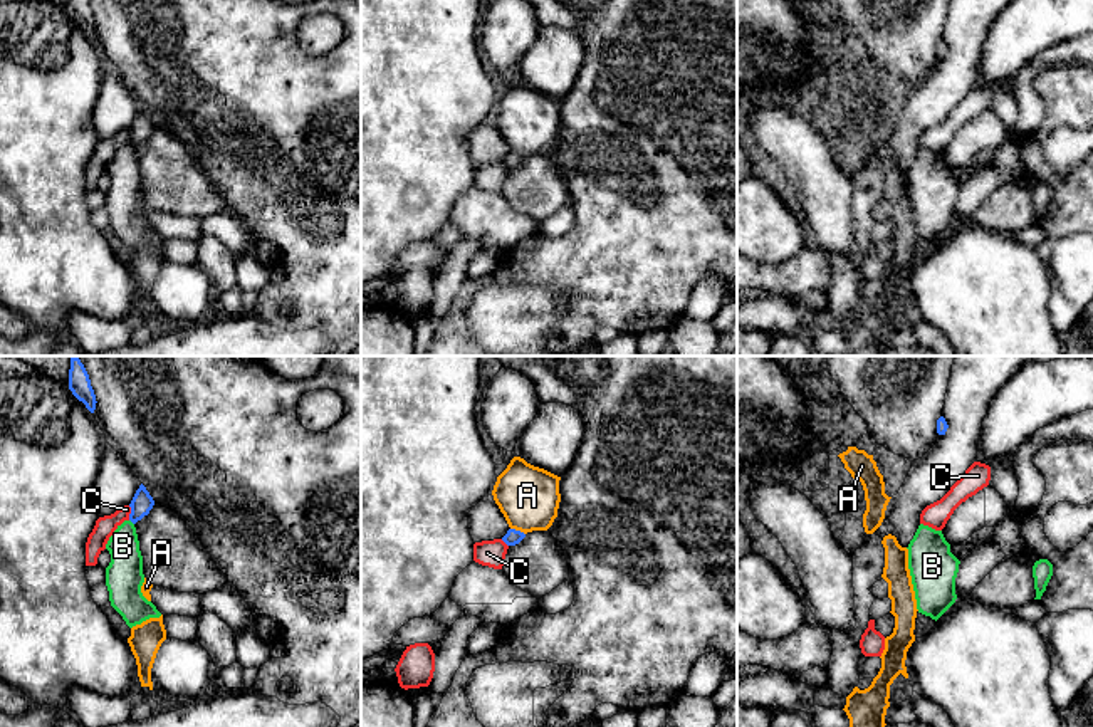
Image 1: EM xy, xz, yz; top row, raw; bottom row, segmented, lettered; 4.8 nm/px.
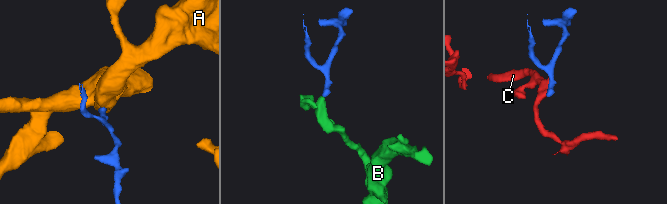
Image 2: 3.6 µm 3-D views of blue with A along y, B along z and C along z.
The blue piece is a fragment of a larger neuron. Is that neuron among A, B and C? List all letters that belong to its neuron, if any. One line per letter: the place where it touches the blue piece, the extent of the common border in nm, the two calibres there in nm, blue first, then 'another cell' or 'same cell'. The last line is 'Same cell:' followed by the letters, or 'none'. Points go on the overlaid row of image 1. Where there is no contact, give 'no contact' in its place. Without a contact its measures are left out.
A: contact xz (517, 531); length 80 nm; calibres 70 and 300 nm; another cell
B: contact xy (131, 521); length 40 nm; calibres 100 and 170 nm; same cell
C: contact xy (131, 512); length 70 nm; calibres 100 and 100 nm; another cell
Same cell: B

